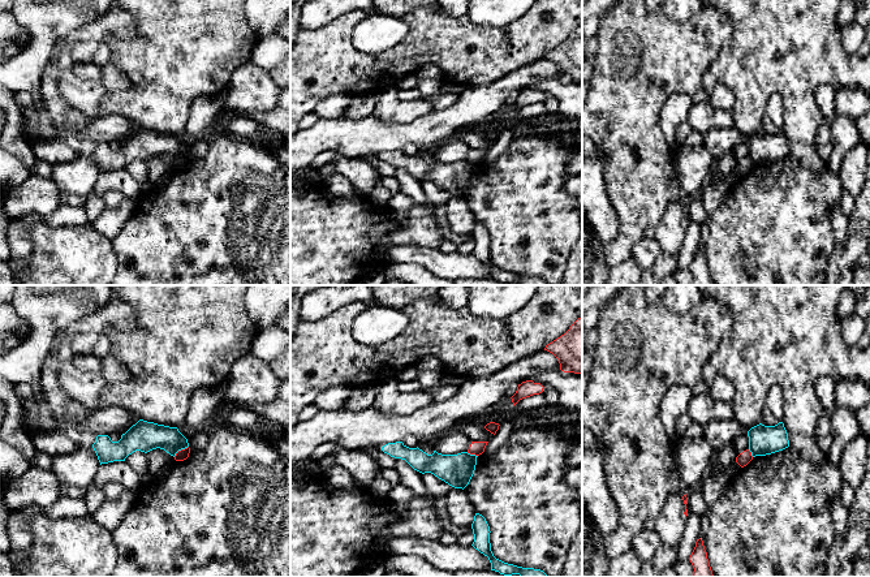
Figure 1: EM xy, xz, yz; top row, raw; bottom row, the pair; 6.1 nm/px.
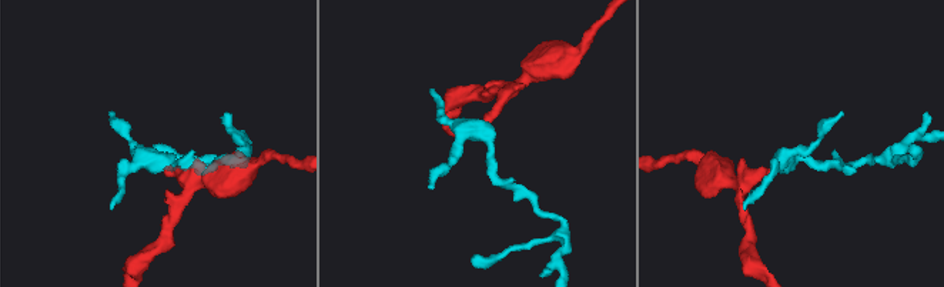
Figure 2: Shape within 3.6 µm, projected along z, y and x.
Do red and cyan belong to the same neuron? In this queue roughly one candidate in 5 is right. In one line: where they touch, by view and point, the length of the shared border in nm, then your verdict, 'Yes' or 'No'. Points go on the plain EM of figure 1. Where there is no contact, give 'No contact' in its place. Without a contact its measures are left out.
Touches red at xy (181, 158). Shared border 120 nm. No

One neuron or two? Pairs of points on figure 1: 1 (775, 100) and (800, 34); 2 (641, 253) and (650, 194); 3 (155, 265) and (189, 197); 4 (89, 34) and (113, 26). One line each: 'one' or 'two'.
1: two
2: two
3: one
4: one

